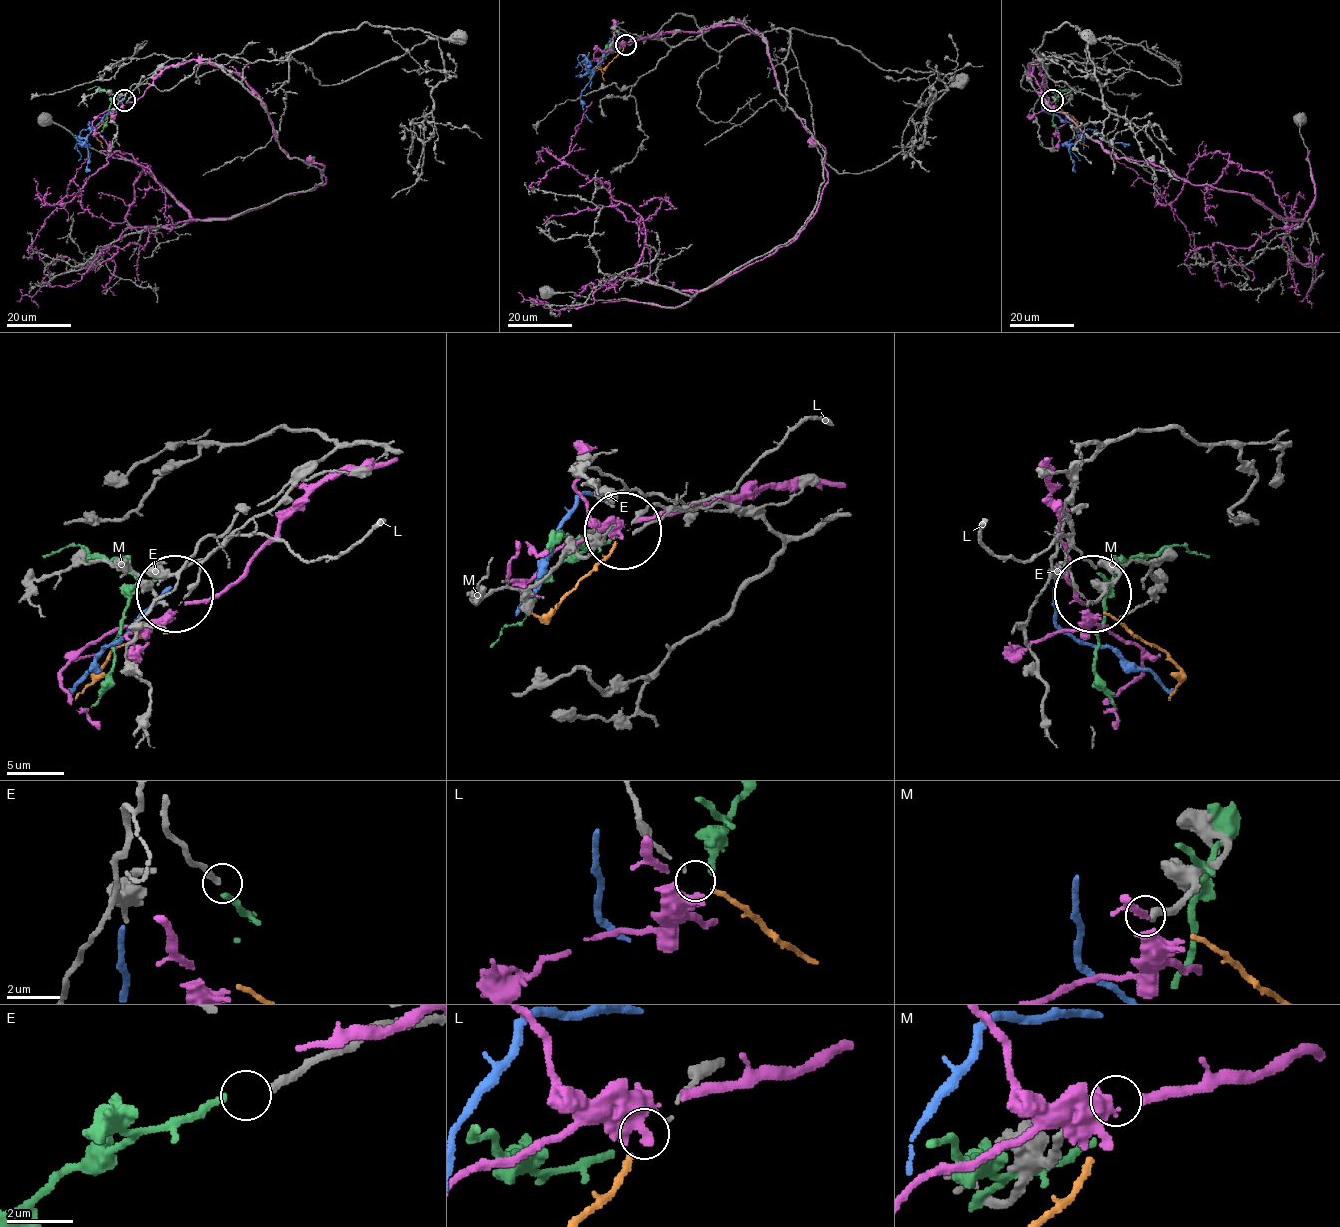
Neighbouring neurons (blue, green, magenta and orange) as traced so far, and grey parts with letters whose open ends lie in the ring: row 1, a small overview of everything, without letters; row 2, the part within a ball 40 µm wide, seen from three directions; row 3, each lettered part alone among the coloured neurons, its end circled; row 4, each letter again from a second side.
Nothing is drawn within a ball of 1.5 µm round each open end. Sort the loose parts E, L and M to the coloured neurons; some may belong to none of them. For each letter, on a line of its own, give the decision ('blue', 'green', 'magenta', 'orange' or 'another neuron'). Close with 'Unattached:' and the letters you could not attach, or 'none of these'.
E: green
L: orange
M: magenta
Unattached: none of these

